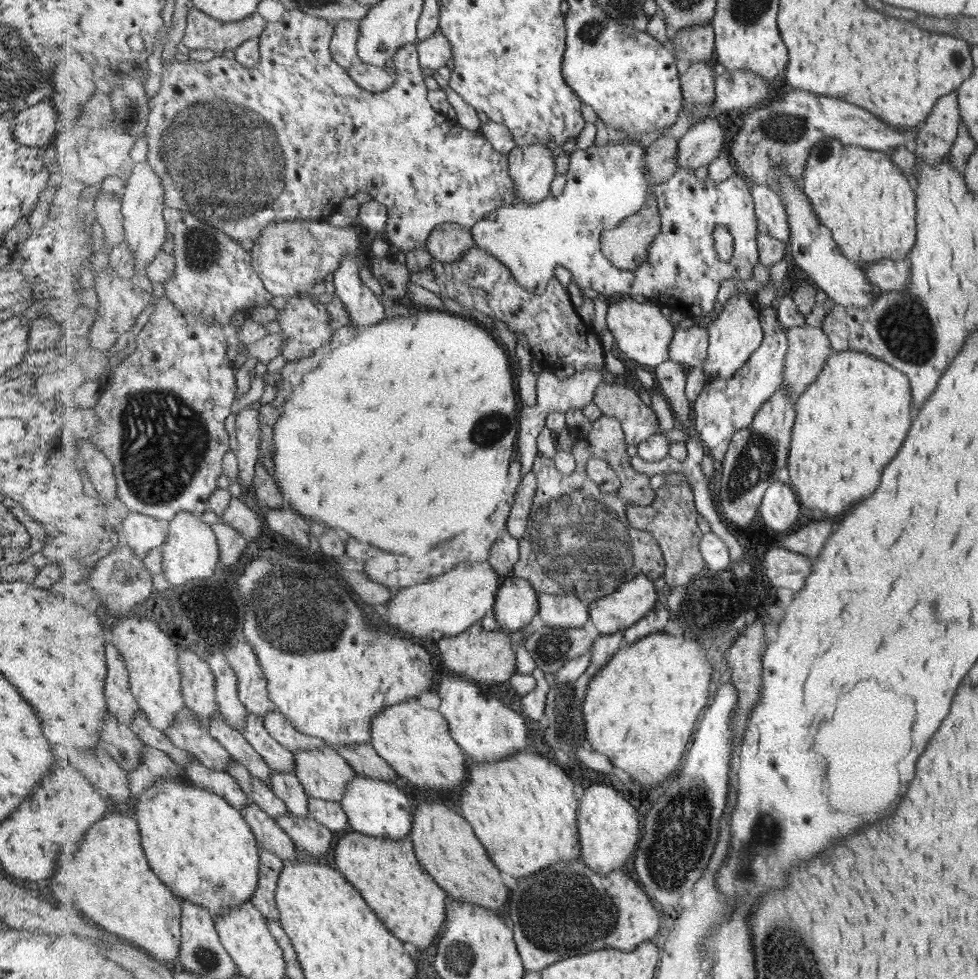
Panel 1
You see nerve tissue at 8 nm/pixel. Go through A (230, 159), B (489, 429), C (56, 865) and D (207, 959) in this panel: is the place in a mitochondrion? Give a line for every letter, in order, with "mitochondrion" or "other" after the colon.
A: mitochondrion
B: mitochondrion
C: other
D: mitochondrion

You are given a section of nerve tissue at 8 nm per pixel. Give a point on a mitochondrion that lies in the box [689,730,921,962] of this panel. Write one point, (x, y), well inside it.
(765, 836)

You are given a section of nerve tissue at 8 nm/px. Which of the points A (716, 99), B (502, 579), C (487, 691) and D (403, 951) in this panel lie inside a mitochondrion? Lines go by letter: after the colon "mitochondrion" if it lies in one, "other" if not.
A: other
B: other
C: other
D: other

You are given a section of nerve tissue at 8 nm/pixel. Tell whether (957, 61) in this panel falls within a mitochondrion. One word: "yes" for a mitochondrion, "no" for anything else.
yes

